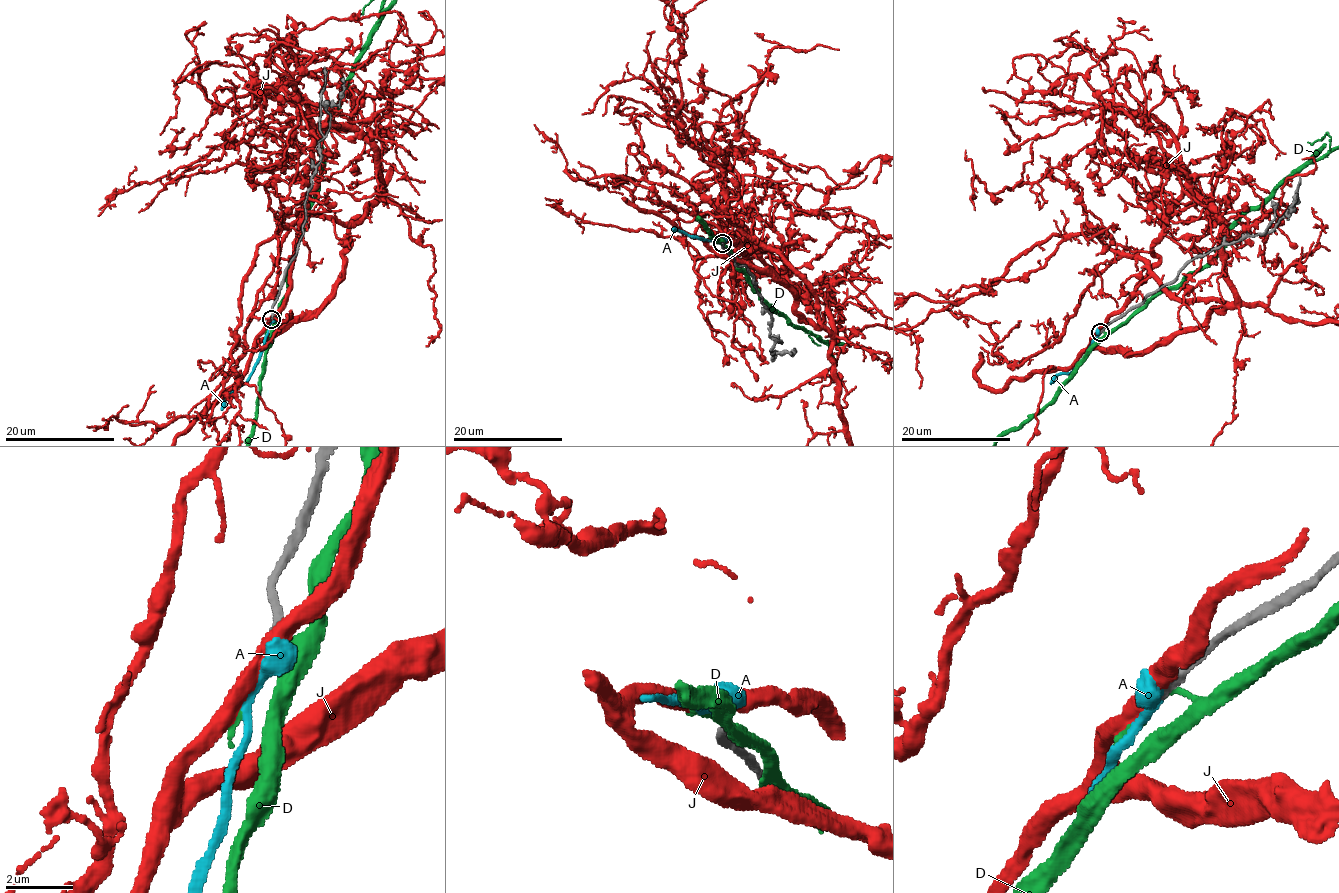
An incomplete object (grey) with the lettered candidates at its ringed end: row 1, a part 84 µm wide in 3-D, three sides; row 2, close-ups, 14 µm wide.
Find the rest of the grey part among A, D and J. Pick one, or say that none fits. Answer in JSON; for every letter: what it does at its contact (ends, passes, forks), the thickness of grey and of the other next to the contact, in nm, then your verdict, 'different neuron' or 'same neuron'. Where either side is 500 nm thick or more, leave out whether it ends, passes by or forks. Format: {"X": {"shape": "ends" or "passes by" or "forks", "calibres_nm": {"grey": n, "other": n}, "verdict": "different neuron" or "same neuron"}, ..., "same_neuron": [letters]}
{"A": {"calibres_nm": {"grey": 280, "other": 750}, "verdict": "same neuron"}, "D": {"shape": "passes by", "calibres_nm": {"grey": 280, "other": 120}, "verdict": "different neuron"}, "J": {"shape": "passes by", "calibres_nm": {"grey": 300, "other": 460}, "verdict": "different neuron"}, "same_neuron": ["A"]}

